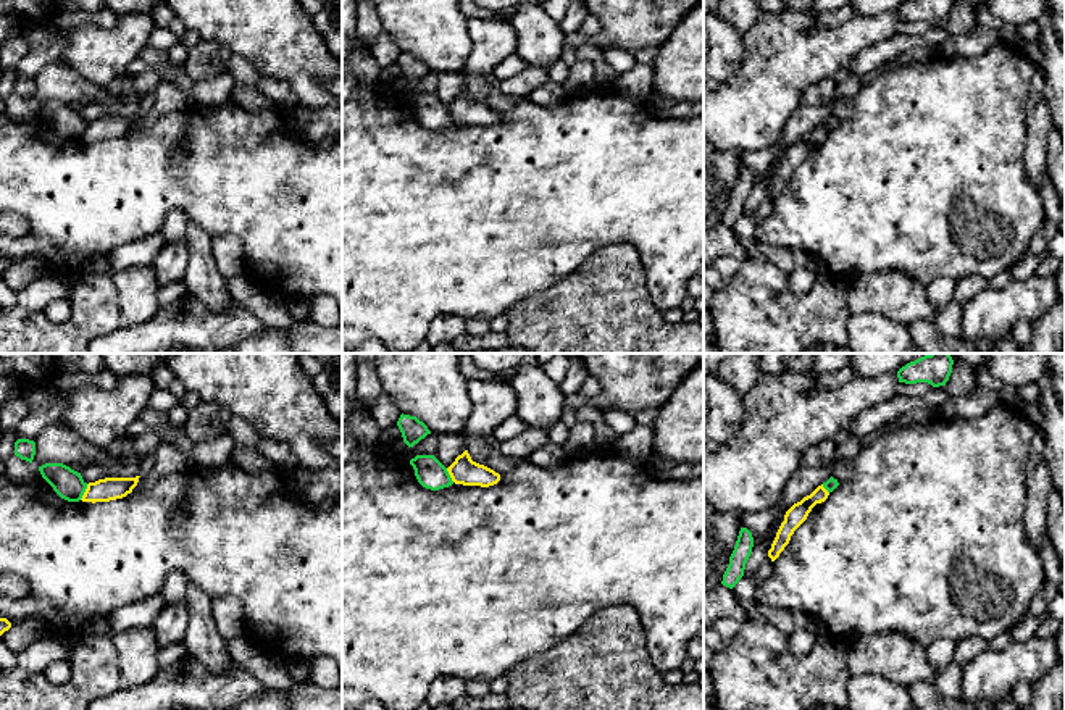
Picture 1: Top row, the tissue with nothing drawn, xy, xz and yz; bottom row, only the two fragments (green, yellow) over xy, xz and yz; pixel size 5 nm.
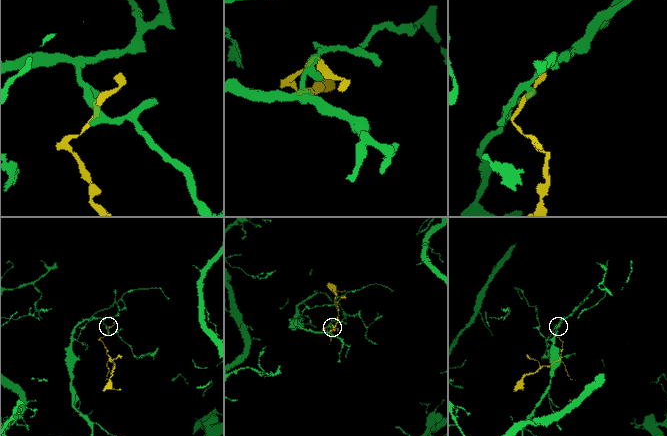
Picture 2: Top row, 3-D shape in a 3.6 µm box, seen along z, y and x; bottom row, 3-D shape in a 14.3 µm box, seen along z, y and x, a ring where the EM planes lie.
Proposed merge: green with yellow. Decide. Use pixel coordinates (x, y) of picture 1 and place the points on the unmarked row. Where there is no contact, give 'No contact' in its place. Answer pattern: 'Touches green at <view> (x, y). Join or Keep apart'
Touches green at xy (84, 129). Keep apart

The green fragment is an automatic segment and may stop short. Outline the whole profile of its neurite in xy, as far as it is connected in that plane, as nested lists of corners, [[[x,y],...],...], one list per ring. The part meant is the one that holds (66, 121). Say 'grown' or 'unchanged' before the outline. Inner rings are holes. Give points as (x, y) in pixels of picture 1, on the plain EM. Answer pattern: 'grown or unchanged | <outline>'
unchanged | [[[45,102],[39,105],[39,110],[53,129],[68,140],[79,140],[87,127],[81,111],[63,102]]]

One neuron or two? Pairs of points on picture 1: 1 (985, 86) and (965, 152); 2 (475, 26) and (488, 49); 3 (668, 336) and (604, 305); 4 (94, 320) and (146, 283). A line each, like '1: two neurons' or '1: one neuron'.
1: one neuron
2: one neuron
3: one neuron
4: two neurons

